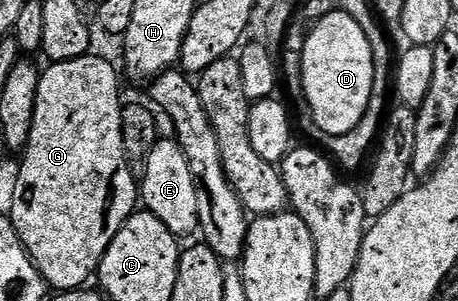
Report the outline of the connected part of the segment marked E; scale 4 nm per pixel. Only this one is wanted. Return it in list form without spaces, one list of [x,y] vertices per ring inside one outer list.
[[[157,139],[156,145],[143,161],[144,180],[142,176],[142,204],[147,211],[166,226],[177,238],[188,236],[200,227],[198,214],[198,196],[195,194],[194,176],[190,172],[187,156],[180,149],[176,140]]]

